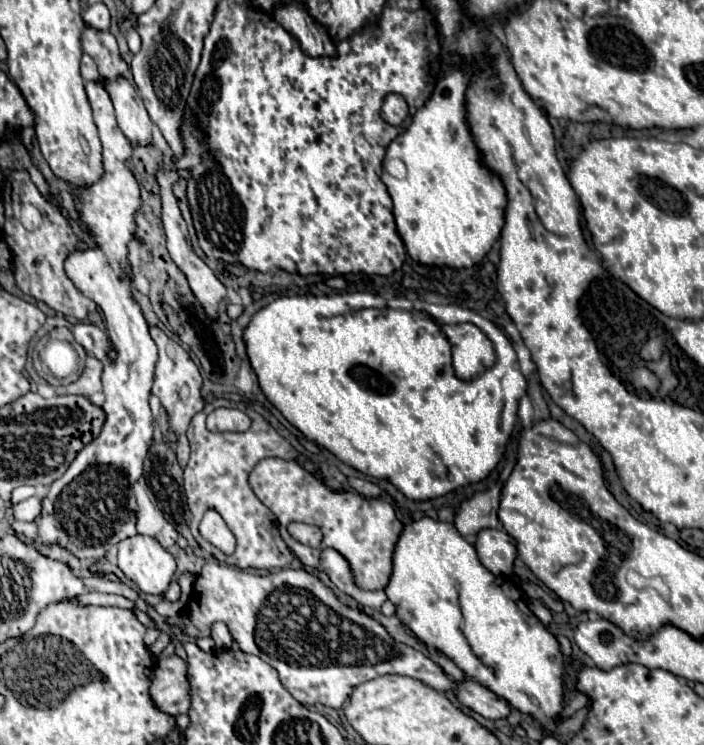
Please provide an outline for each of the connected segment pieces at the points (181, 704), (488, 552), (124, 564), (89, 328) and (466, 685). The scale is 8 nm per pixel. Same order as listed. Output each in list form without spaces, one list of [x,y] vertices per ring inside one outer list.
[[[179,656],[161,658],[151,678],[149,688],[151,700],[157,710],[179,716],[189,710],[189,686],[187,686],[187,664]]]
[[[481,530],[477,534],[475,550],[481,564],[495,576],[511,576],[513,560],[517,556],[515,540],[503,530]]]
[[[133,536],[119,544],[119,568],[145,594],[163,594],[175,574],[175,558],[149,536]]]
[[[77,322],[73,326],[73,336],[87,352],[93,352],[101,362],[107,362],[107,358],[109,358],[109,354],[107,354],[109,338],[101,328],[97,328],[91,322]]]
[[[463,680],[455,686],[455,694],[457,694],[457,700],[471,708],[473,712],[481,714],[483,718],[489,718],[489,720],[497,720],[497,718],[505,718],[509,714],[509,704],[495,696],[491,690],[483,688],[481,684],[473,682],[473,680]]]

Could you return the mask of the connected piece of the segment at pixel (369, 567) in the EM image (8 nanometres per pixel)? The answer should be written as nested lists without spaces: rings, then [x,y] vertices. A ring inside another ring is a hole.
[[[263,458],[249,474],[249,486],[255,496],[275,514],[279,520],[281,538],[291,548],[295,558],[307,568],[319,568],[321,548],[335,548],[351,566],[355,584],[361,590],[383,590],[391,576],[391,556],[395,542],[403,530],[391,504],[383,500],[367,500],[357,492],[337,492],[325,486],[317,476],[307,472],[297,460]],[[289,522],[313,524],[323,532],[323,544],[319,550],[299,544],[287,534]]]

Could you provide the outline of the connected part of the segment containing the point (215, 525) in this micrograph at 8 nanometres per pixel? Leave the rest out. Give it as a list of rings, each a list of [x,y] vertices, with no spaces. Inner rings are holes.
[[[207,510],[205,512],[205,516],[201,520],[201,526],[199,526],[199,532],[205,540],[209,540],[213,546],[223,550],[225,554],[231,554],[235,550],[235,536],[231,534],[229,526],[217,510]]]

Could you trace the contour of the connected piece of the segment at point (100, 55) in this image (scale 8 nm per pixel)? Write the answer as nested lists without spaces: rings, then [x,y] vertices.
[[[85,26],[81,34],[81,46],[83,46],[83,52],[87,52],[97,62],[101,82],[107,84],[115,80],[119,74],[125,74],[129,70],[129,66],[123,62],[119,54],[117,40],[111,32]]]

